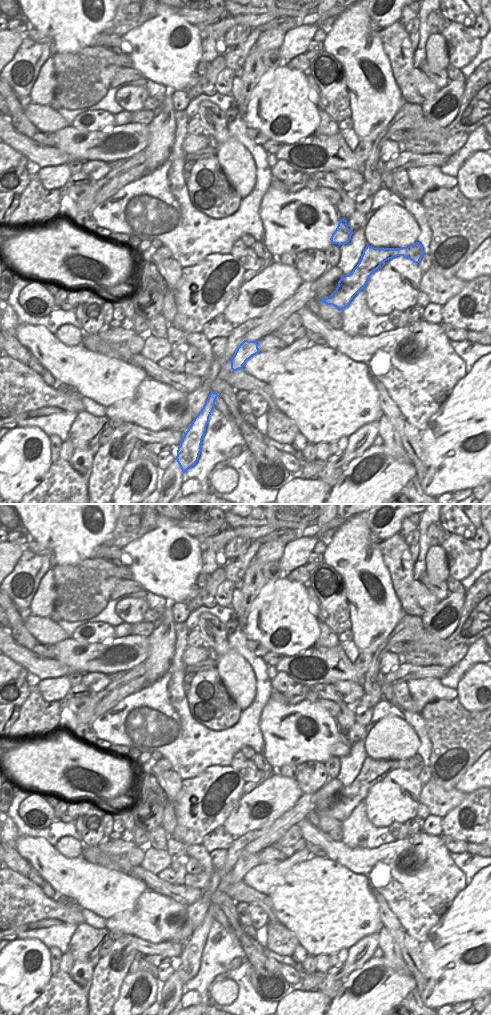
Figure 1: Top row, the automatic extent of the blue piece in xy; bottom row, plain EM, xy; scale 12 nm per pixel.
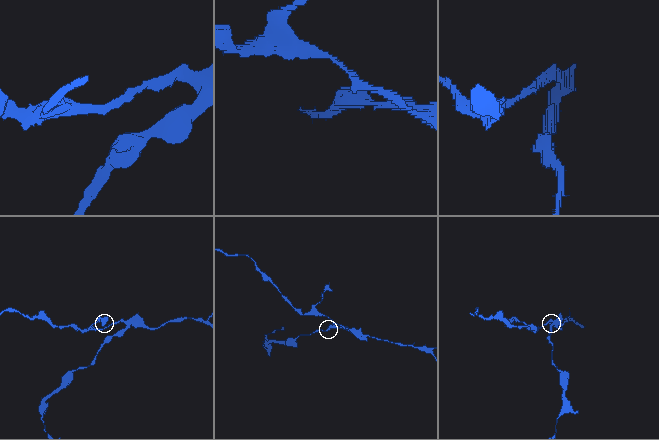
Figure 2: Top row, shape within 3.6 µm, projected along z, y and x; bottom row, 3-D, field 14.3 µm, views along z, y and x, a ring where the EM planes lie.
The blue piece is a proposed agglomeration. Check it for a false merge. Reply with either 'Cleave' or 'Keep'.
Cleave

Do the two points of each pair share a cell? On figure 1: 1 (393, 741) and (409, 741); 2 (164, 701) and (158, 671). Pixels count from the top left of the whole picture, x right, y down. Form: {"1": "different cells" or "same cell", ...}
{"1": "same cell", "2": "different cells"}

